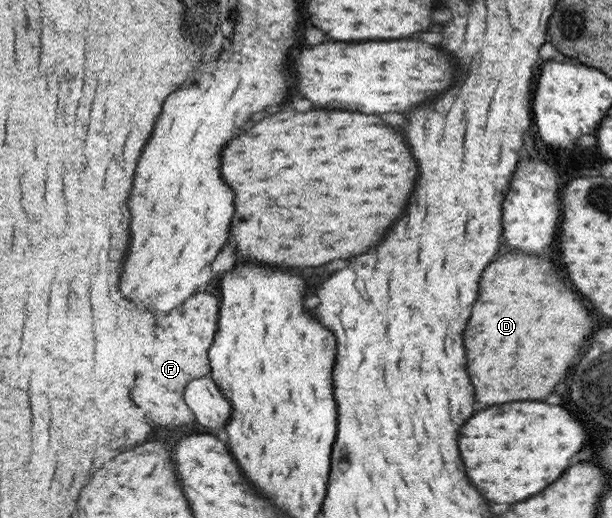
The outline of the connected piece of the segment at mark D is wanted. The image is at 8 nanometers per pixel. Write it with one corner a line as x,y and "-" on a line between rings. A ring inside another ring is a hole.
506,253
484,269
480,281
480,295
472,309
472,317
464,331
468,375
476,387
476,401
486,405
498,405
508,401
540,399
544,401
554,387
568,375
584,349
590,333
594,331
594,319
582,305
580,297
566,283
558,265
538,255

